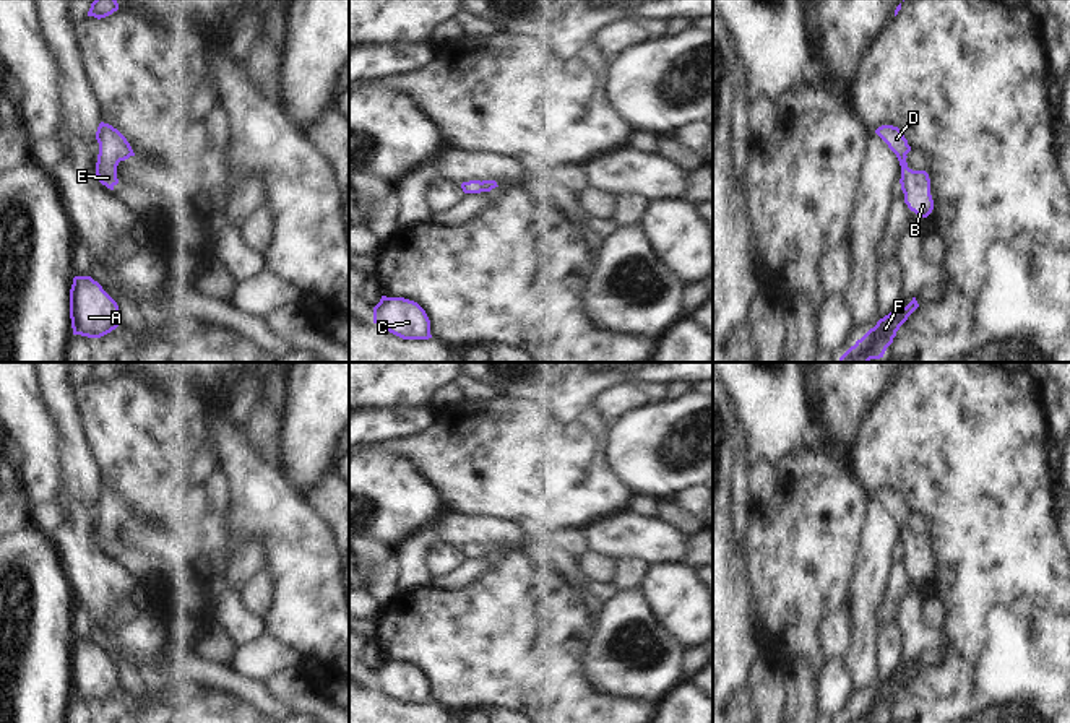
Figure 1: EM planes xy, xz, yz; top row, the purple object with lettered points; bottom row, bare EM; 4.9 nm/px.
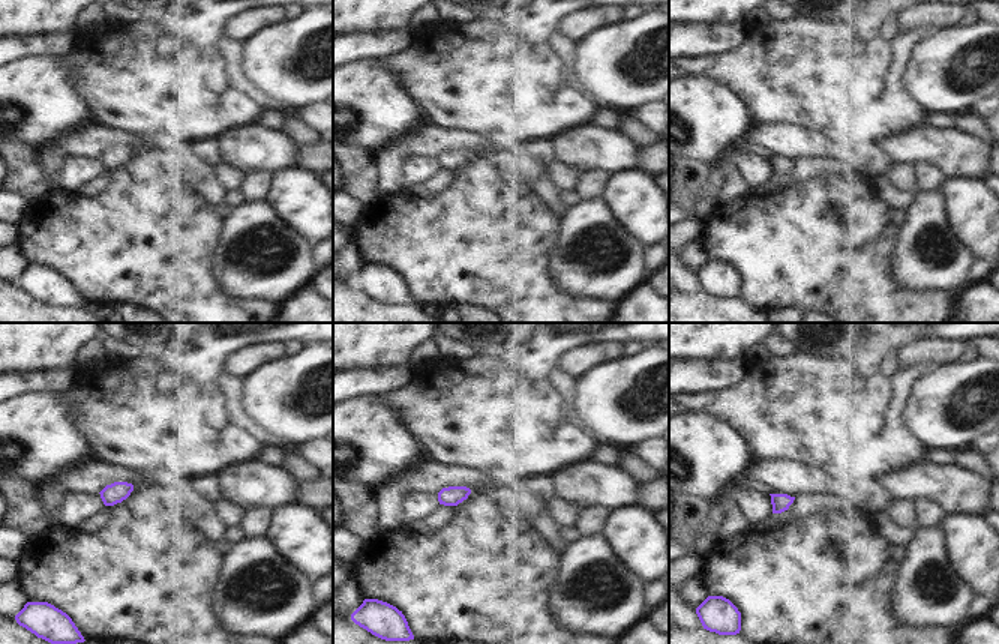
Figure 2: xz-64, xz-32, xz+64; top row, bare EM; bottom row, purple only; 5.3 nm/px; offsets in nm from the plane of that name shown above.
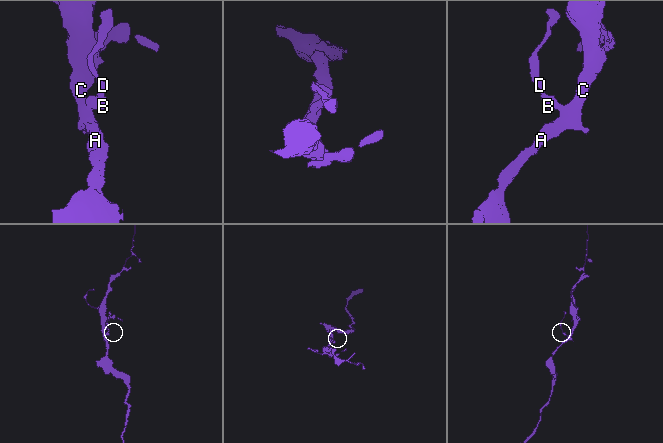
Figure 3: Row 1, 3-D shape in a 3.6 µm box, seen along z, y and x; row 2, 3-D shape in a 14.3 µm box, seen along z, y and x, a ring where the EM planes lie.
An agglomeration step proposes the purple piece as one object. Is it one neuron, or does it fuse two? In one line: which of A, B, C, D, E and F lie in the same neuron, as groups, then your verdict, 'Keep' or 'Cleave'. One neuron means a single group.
Groups: A B C D E F. Keep.

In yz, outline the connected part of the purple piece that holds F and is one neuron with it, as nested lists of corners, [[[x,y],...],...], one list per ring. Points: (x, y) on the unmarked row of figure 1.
[[[916,661],[906,669],[898,669],[870,692],[861,704],[856,705],[839,723],[880,723],[887,712],[893,707],[896,695],[908,681],[919,671]]]

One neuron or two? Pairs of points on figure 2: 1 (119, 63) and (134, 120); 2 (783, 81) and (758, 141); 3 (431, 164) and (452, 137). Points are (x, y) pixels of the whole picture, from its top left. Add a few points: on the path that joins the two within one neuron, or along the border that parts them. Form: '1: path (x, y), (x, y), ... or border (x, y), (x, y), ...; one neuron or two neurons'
1: path (119, 77), (119, 101), (125, 107); one neuron
2: border (756, 122), (797, 123), (800, 126); two neurons
3: border (410, 155), (437, 158); two neurons

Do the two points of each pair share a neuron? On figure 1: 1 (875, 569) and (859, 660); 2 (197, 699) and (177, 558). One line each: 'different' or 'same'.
1: same
2: same

